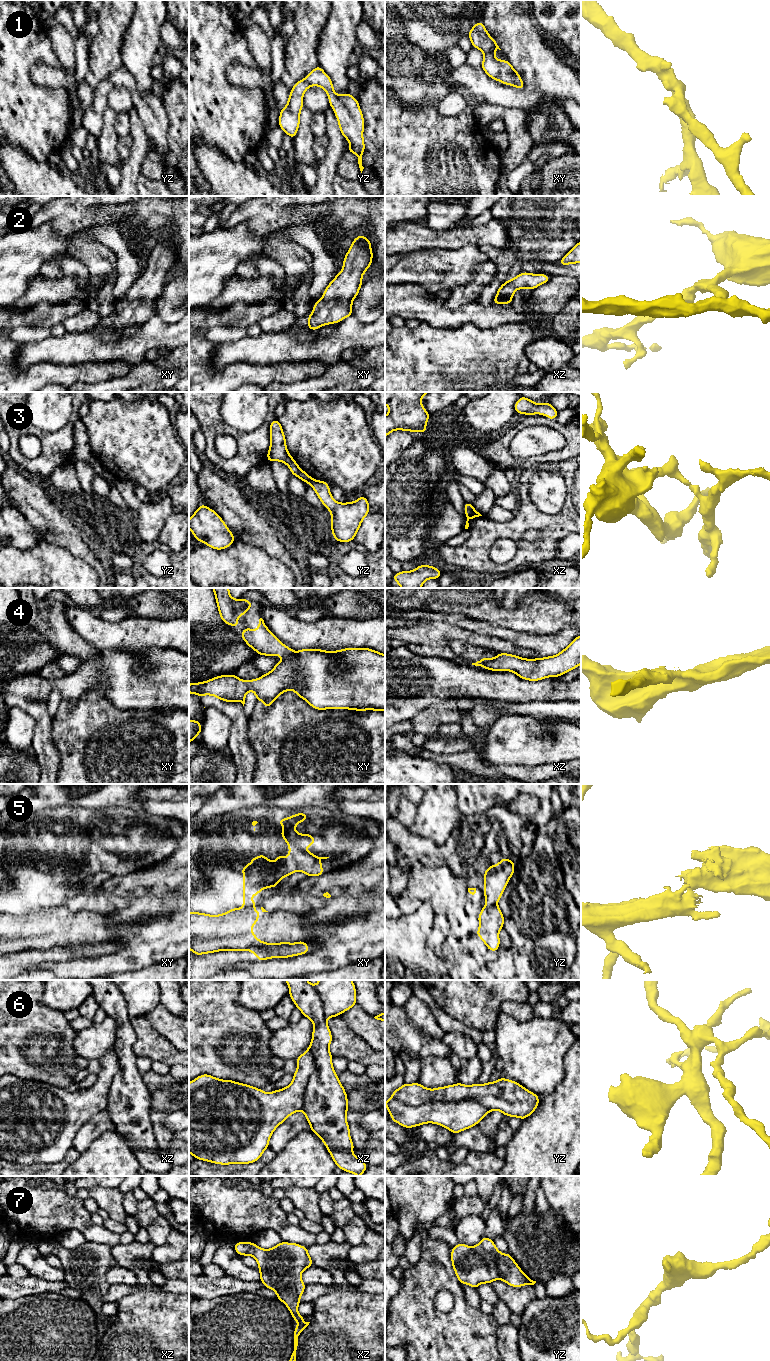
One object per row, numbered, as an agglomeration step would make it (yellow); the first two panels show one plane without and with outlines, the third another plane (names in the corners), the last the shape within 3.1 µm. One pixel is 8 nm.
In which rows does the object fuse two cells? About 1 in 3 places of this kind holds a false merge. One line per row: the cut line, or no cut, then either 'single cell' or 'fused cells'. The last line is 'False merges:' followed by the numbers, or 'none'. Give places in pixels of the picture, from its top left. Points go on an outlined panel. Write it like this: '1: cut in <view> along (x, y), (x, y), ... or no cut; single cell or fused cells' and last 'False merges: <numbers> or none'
1: no cut; single cell
2: no cut; single cell
3: cut in xz along (474, 510), (466, 516); fused cells
4: cut in xz along (492, 658), (486, 659), (480, 665); fused cells
5: cut in xy along (256, 904), (244, 907); fused cells
6: cut in yz along (391, 1096), (411, 1105), (474, 1098), (489, 1111); fused cells
7: no cut; single cell
False merges: 3, 4, 5, 6

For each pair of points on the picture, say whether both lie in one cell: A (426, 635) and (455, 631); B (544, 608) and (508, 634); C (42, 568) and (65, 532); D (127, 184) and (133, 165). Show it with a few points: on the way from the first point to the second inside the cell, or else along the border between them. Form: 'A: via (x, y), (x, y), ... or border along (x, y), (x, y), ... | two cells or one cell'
A: via (433, 632), (448, 632) | one cell
B: border along (489, 624), (527, 634) | two cells
C: border along (39, 536), (67, 549), (77, 556) | two cells
D: via (130, 179), (130, 170) | one cell

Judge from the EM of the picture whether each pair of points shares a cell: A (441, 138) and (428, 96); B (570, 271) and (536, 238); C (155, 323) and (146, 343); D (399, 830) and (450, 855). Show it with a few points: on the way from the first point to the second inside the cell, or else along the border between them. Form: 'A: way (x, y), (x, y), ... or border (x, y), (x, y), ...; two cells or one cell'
A: border (407, 107), (435, 108); two cells
B: border (534, 260), (557, 263); two cells
C: way (155, 328), (147, 338); one cell
D: way (412, 843), (417, 848), (431, 855), (437, 855); one cell

